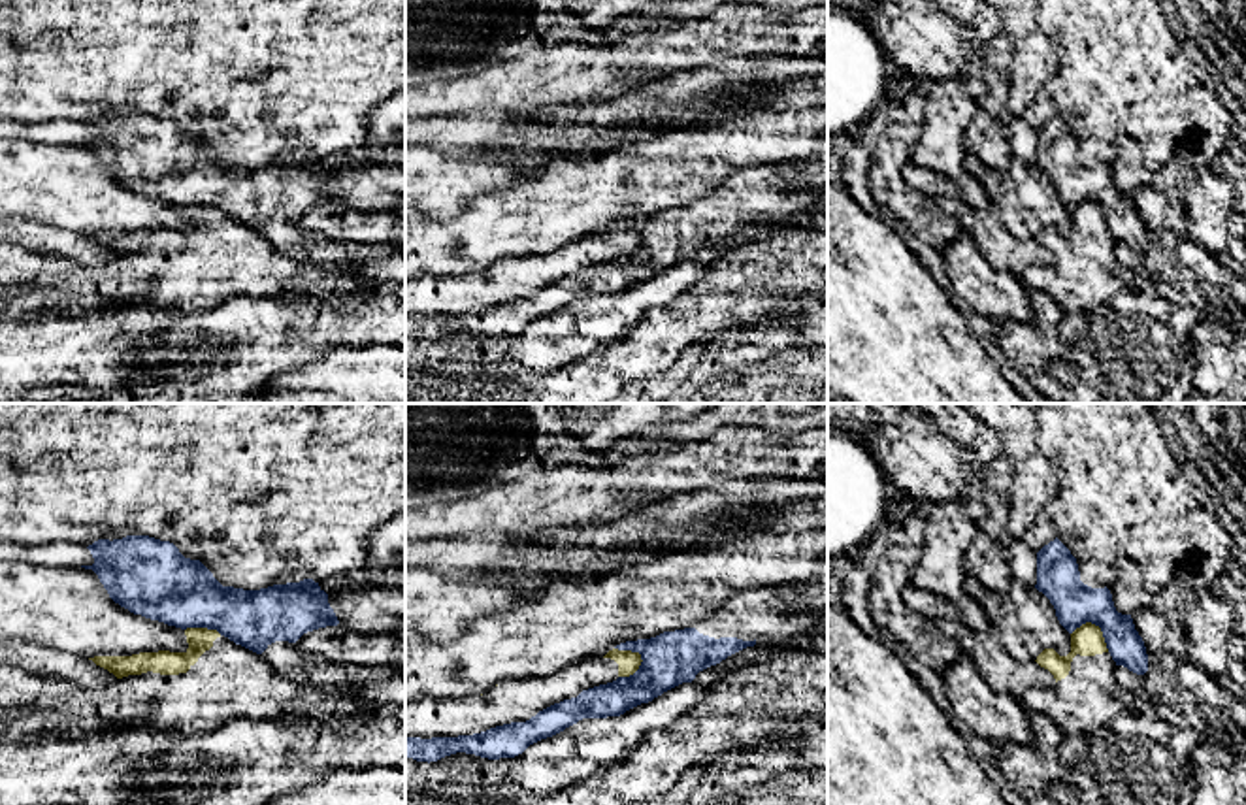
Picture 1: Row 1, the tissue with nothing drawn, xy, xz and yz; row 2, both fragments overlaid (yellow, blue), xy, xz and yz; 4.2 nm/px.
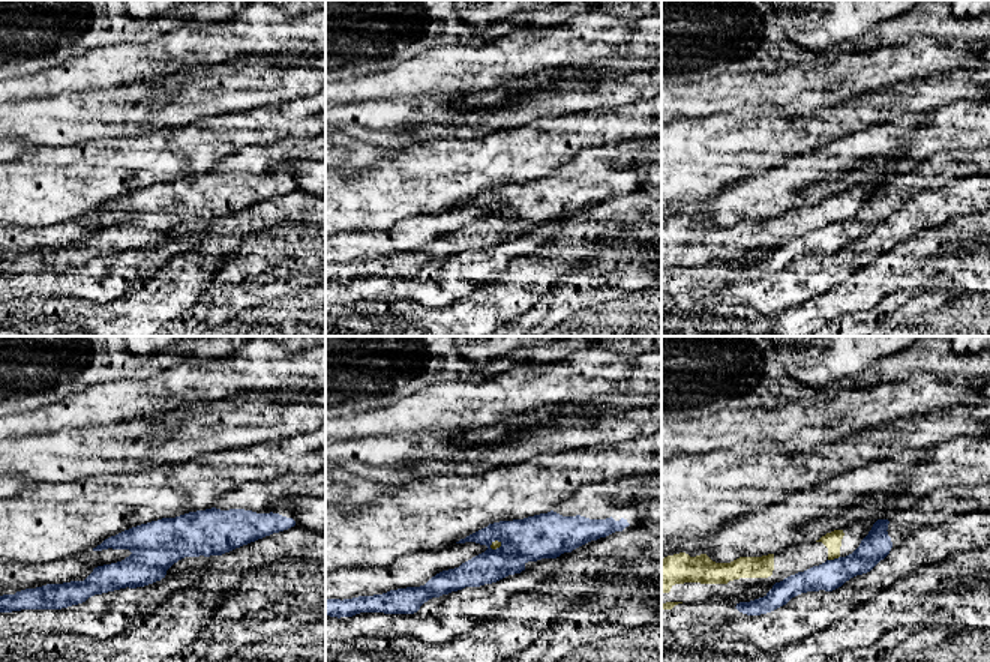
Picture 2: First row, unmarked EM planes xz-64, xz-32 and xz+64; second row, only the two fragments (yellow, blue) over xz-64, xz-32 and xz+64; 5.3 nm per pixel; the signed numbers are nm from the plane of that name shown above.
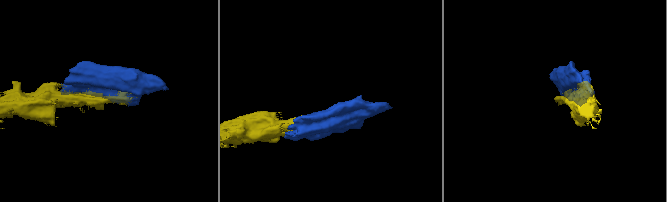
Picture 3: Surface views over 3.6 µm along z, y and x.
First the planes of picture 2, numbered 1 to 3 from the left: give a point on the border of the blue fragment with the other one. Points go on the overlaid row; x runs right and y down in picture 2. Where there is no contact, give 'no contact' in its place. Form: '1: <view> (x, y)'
1: no contact
2: xz-32 (495, 541)
3: xz+64 (833, 559)

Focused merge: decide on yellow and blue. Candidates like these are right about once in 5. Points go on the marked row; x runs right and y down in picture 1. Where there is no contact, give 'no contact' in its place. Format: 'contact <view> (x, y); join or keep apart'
contact xz (638, 653); keep apart

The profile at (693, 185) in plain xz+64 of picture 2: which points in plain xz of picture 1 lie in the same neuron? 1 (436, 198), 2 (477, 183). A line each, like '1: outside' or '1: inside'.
1: inside
2: inside

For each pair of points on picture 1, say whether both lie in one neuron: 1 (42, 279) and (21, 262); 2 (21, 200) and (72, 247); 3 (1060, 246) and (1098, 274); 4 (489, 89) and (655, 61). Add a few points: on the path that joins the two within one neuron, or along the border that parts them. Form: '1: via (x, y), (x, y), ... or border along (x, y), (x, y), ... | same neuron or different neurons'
1: via (36, 278), (27, 268) | same neuron
2: border along (19, 217), (87, 236) | different neurons
3: via (1069, 249), (1088, 266) | same neuron
4: via (530, 82), (549, 74), (598, 74), (613, 68) | same neuron

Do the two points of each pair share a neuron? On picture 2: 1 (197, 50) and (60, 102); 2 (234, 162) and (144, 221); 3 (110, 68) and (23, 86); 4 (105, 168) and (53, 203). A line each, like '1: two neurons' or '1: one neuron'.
1: two neurons
2: one neuron
3: one neuron
4: one neuron

